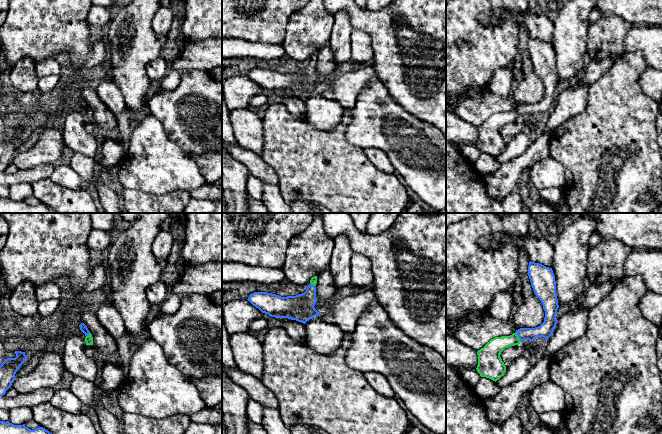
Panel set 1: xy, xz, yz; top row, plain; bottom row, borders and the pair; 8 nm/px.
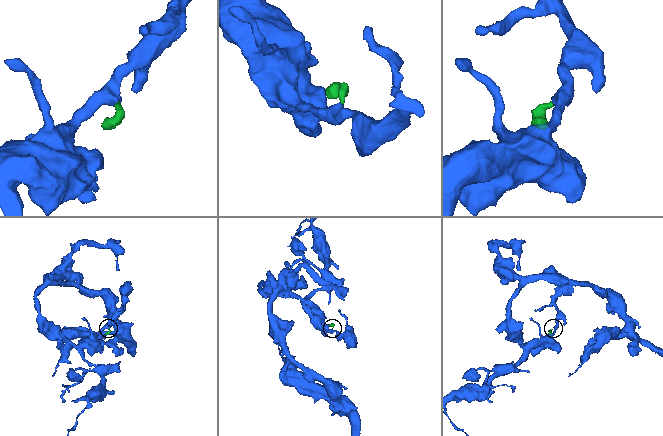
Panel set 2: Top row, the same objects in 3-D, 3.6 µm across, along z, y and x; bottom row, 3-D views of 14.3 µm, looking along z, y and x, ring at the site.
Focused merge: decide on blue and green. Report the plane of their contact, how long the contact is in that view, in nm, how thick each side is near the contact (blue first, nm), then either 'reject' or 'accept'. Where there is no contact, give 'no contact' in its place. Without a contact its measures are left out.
yz | 90 nm | 120/150 nm | accept

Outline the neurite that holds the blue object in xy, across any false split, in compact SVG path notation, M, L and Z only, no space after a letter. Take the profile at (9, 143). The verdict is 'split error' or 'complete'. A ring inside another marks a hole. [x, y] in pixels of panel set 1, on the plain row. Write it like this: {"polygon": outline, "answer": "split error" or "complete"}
{"polygon": "M15 127L15 134L4 135L0 141L0 172L5 171L15 156L15 150L20 142L27 136L25 128Z", "answer": "complete"}

